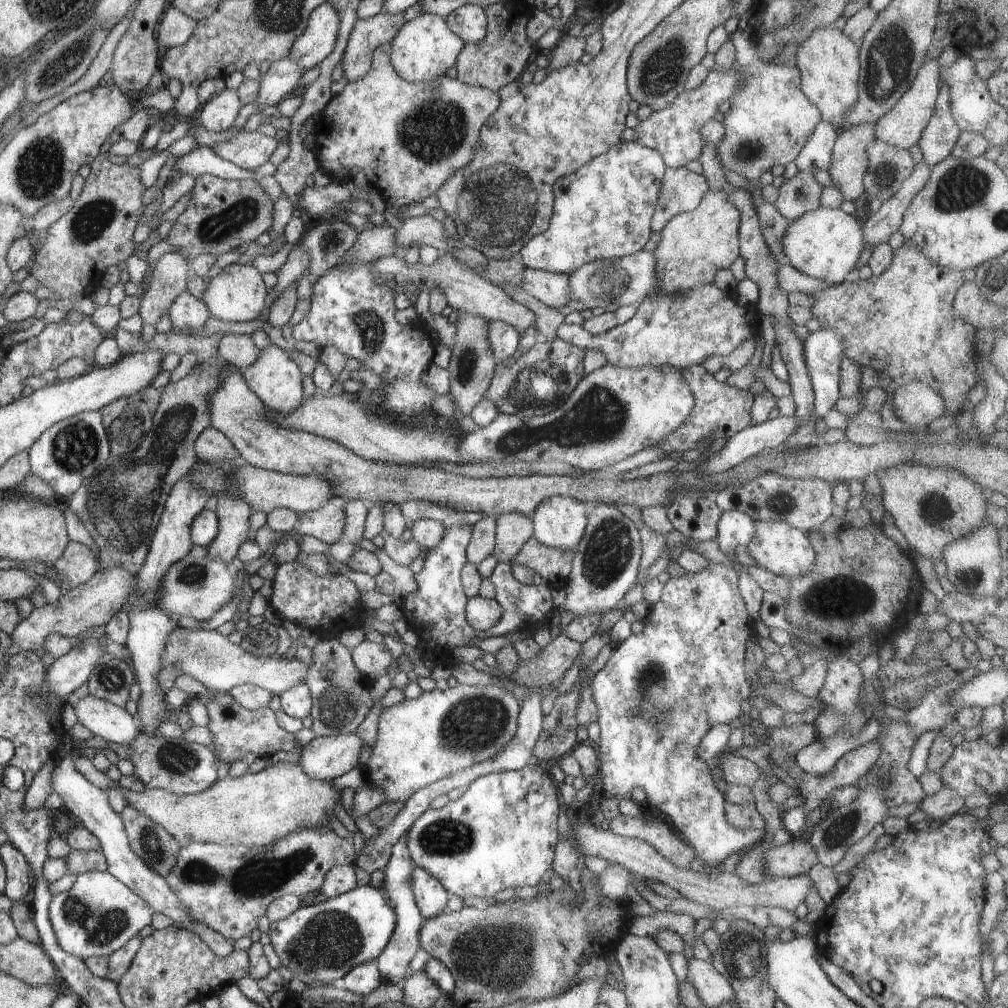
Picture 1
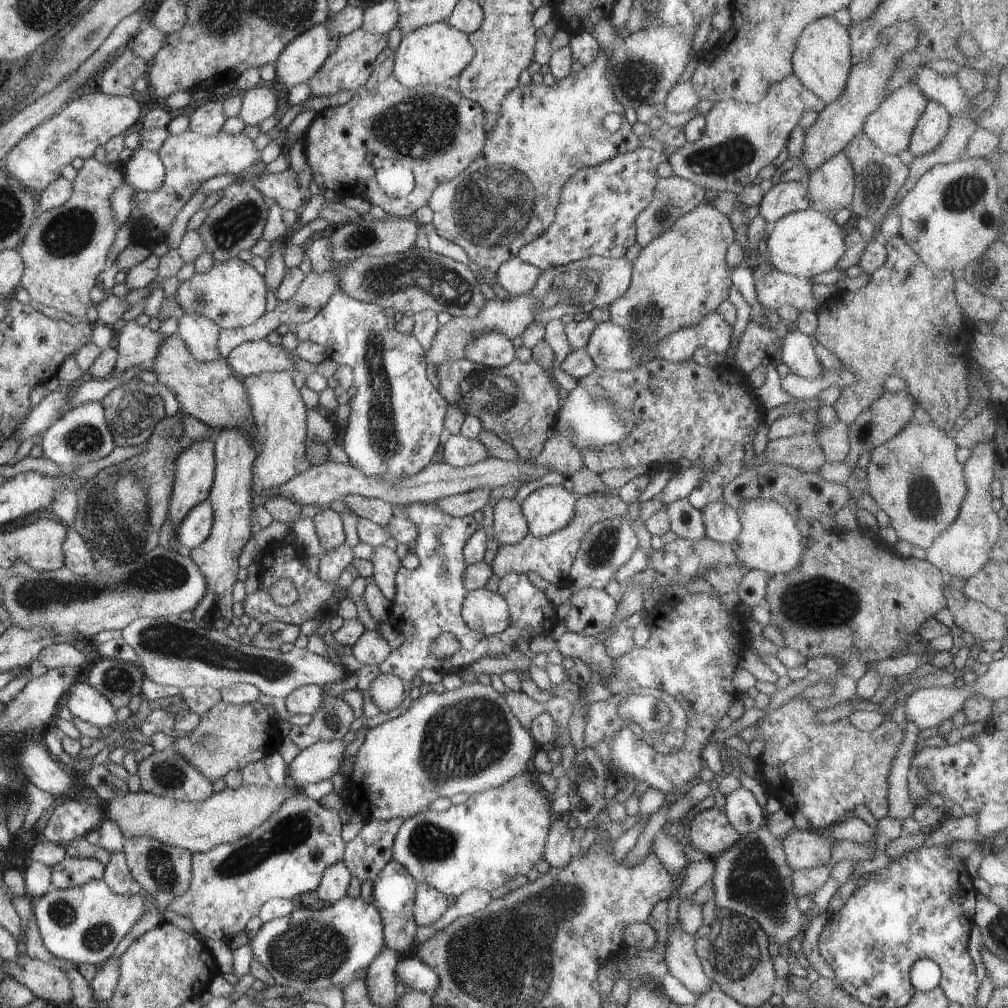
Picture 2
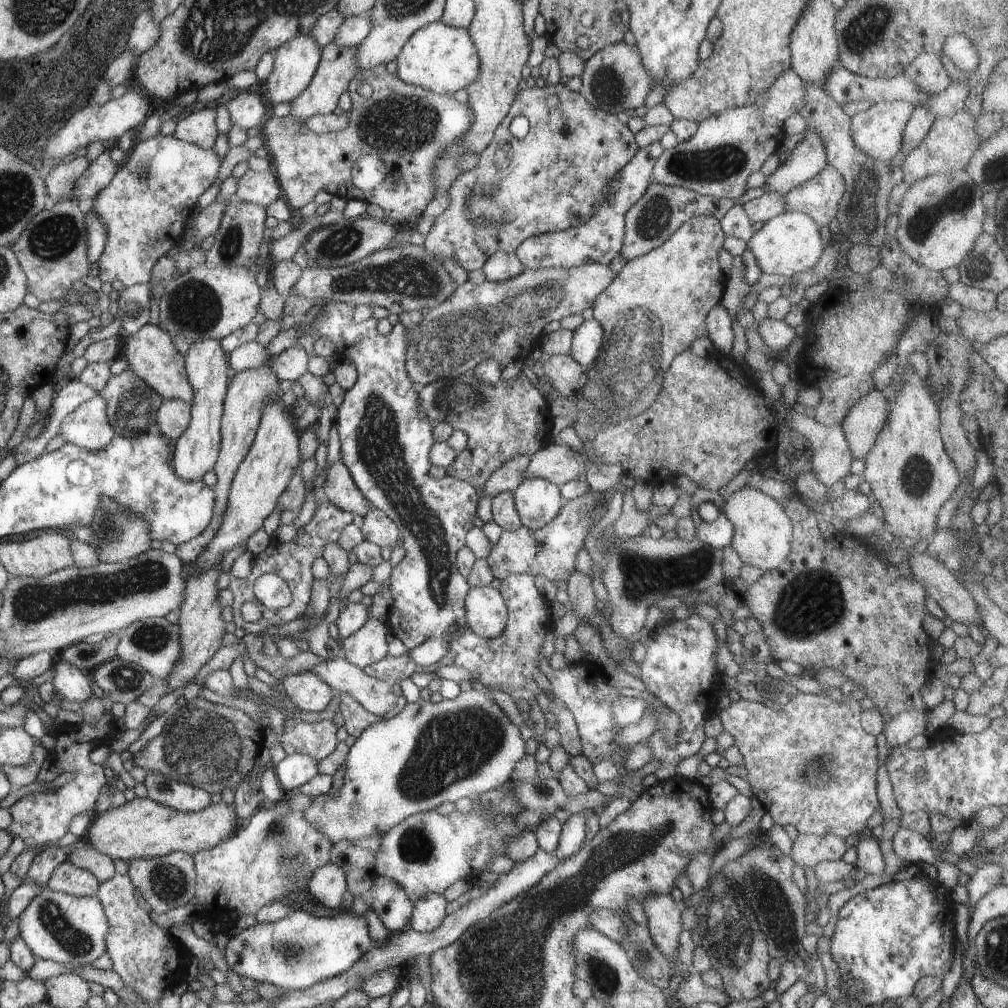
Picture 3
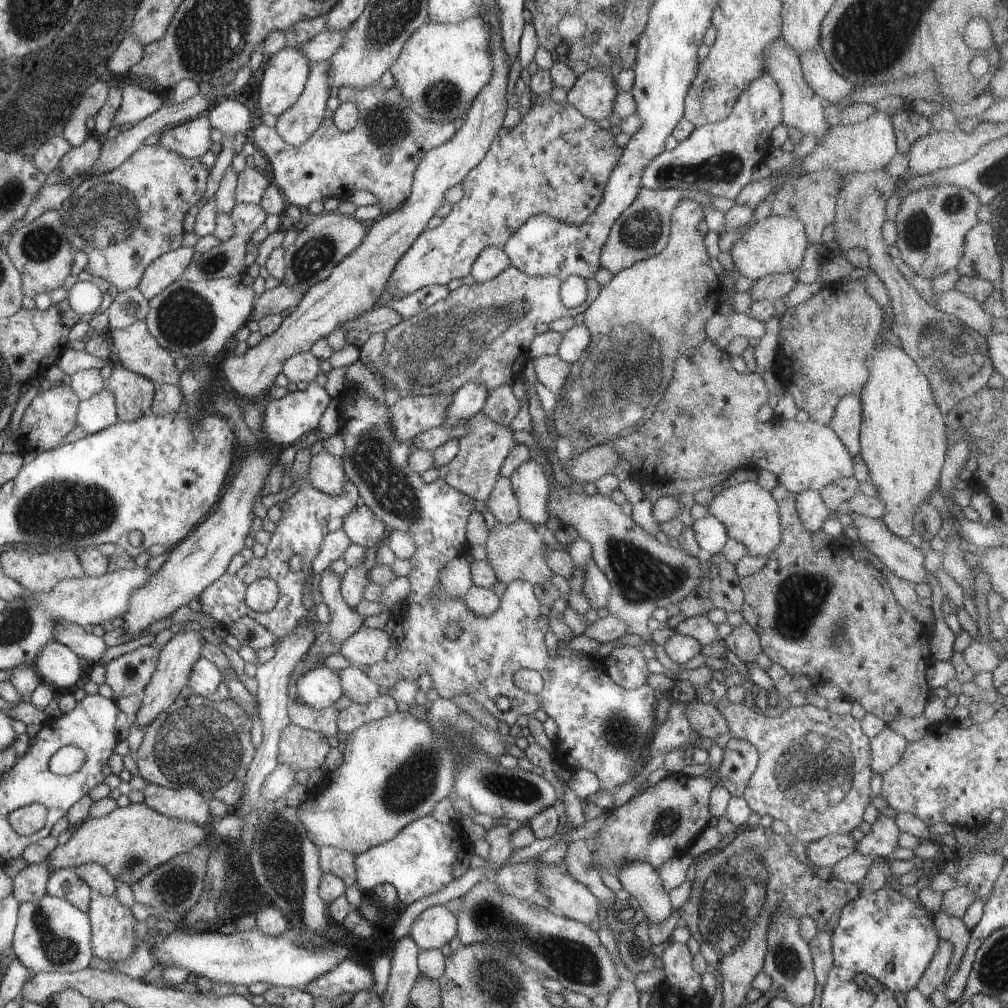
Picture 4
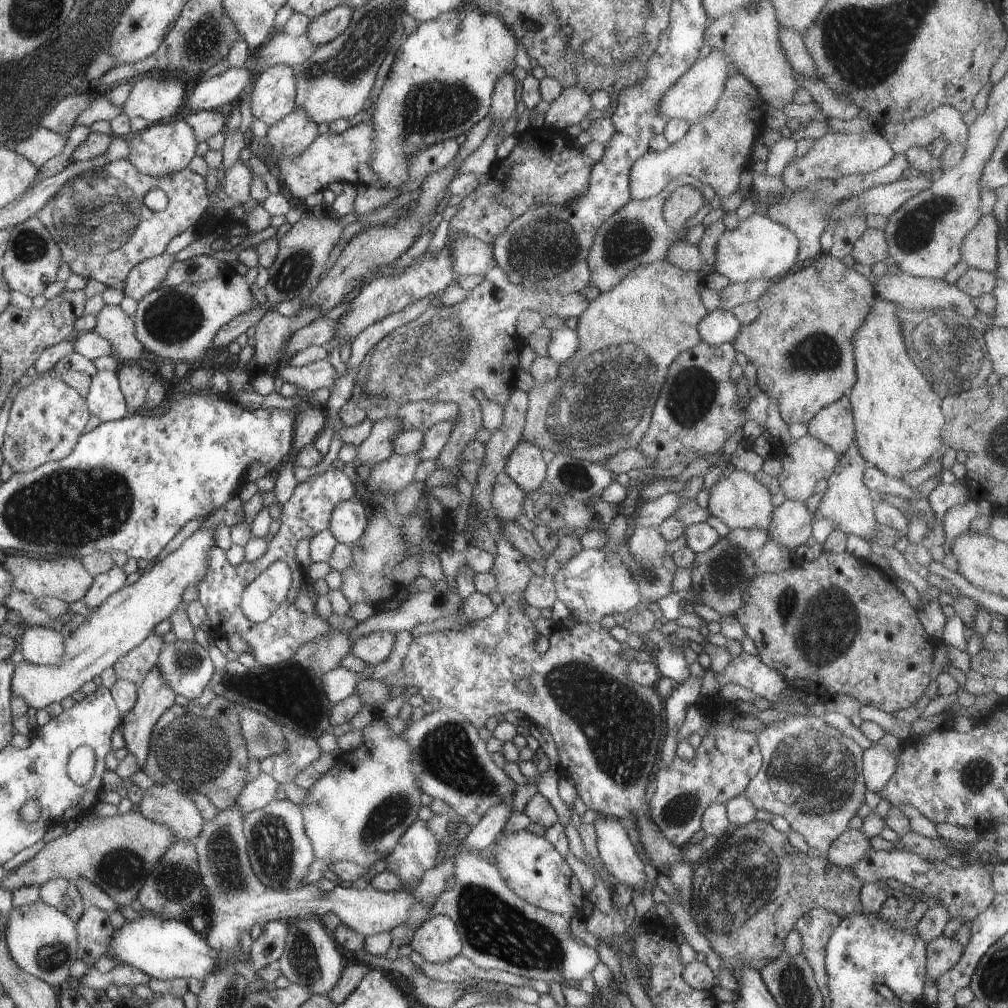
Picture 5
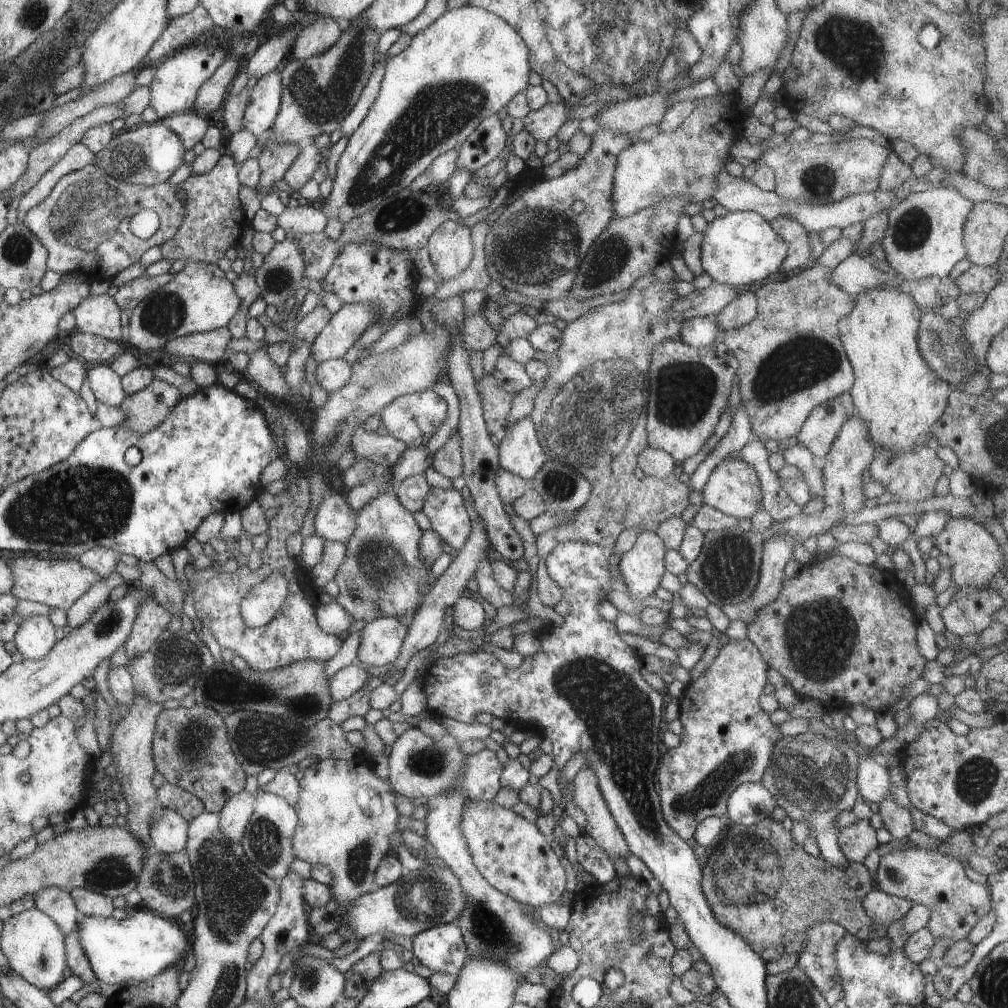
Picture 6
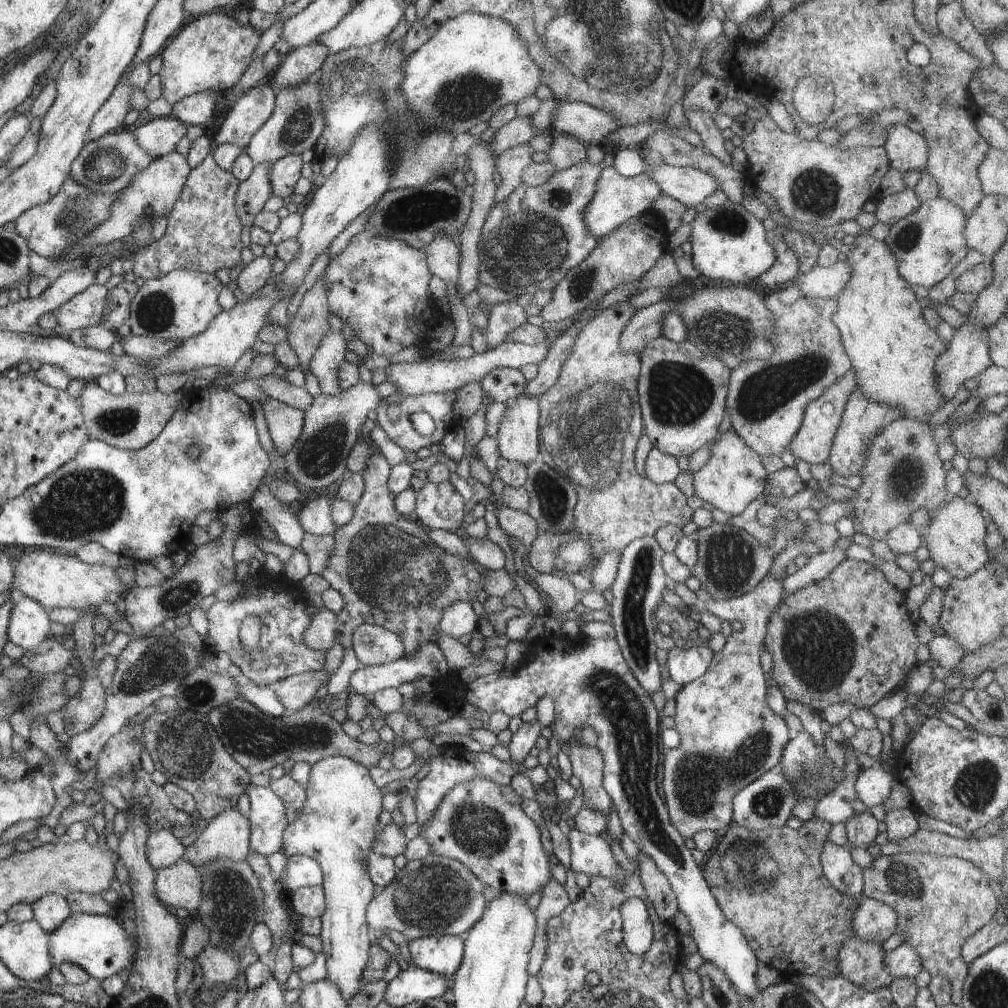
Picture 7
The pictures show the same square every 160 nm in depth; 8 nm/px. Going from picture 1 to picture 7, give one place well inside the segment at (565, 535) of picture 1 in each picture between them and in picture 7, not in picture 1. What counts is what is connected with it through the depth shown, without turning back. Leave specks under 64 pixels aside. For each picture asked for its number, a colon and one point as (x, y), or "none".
2: (549, 508)
3: (538, 501)
4: (530, 484)
5: (526, 466)
6: (520, 451)
7: (518, 436)

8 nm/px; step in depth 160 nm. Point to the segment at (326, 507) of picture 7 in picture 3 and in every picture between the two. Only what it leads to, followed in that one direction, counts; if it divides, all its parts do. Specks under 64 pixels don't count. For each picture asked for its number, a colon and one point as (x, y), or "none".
3: (377, 528)
4: (363, 528)
5: (348, 520)
6: (335, 520)

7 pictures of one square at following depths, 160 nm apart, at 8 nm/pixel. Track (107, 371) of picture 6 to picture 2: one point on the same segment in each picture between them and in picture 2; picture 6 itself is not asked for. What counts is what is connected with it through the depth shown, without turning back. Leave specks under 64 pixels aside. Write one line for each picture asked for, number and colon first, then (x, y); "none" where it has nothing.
2: (81, 437)
3: (87, 426)
4: (97, 413)
5: (106, 399)

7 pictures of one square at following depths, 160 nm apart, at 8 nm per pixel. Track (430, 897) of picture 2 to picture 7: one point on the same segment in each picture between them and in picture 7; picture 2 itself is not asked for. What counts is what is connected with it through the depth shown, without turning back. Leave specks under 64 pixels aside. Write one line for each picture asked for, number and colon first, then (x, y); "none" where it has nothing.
3: (429, 912)
4: (432, 928)
5: (437, 940)
6: (443, 949)
7: (442, 954)

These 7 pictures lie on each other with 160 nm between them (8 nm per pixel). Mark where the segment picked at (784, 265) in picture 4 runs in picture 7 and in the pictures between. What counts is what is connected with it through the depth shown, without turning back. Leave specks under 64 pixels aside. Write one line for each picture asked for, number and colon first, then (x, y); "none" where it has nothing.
5: (758, 248)
6: (742, 248)
7: (730, 244)

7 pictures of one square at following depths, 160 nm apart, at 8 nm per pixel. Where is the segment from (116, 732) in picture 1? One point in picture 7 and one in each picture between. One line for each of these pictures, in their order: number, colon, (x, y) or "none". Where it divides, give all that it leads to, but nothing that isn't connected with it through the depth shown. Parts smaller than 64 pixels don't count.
2: (85, 702)
3: (68, 680)
4: (56, 664)
5: (41, 645)
6: (35, 638)
7: (29, 624)

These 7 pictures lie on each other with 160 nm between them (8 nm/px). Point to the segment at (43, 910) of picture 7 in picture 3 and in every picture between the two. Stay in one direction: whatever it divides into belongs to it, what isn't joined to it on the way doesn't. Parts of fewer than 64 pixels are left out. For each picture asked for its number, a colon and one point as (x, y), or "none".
3: (68, 878)
4: (65, 884)
5: (62, 894)
6: (59, 904)

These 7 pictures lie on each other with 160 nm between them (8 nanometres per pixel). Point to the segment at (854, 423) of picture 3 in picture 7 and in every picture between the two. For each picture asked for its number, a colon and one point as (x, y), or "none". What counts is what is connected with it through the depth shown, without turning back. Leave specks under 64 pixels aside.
4: (846, 422)
5: (834, 425)
6: (819, 430)
7: (812, 443)

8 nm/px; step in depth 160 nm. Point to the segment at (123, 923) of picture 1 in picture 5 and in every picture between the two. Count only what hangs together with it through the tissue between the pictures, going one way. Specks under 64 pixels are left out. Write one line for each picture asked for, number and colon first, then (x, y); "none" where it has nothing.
2: (84, 925)
3: (72, 930)
4: (52, 935)
5: (42, 940)

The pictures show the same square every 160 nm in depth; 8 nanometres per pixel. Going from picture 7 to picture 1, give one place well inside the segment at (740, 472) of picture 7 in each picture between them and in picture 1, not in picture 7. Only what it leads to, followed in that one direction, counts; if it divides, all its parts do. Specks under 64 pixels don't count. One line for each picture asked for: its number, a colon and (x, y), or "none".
1: (782, 549)
2: (769, 540)
3: (762, 536)
4: (749, 512)
5: (740, 500)
6: (733, 488)

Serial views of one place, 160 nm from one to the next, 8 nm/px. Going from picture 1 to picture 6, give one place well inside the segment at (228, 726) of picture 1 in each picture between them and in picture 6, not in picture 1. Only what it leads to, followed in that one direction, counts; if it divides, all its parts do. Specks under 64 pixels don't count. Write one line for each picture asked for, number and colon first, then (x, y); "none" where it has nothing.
2: (228, 737)
3: (210, 746)
4: (204, 743)
5: (197, 748)
6: (191, 748)

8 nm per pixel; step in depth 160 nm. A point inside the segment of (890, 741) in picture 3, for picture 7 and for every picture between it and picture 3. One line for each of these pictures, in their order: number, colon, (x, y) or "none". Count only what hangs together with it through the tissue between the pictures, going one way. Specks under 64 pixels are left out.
4: (886, 747)
5: (879, 764)
6: (873, 781)
7: (874, 784)

